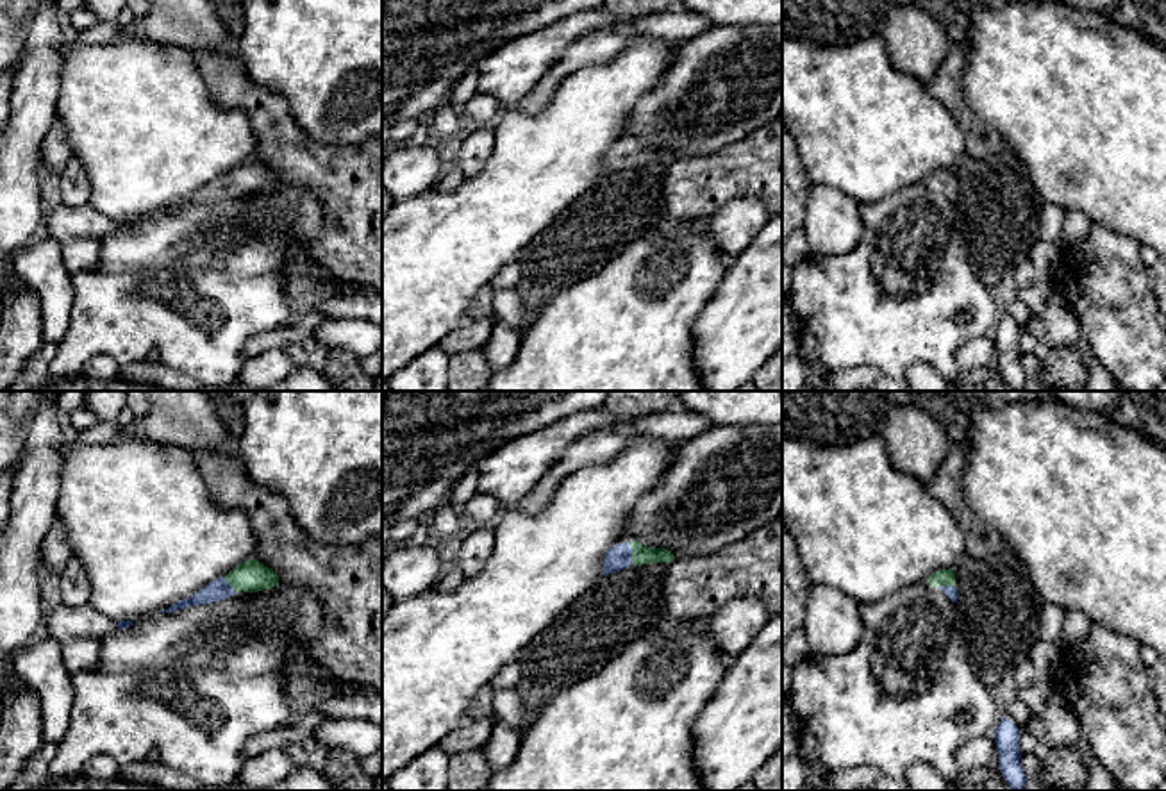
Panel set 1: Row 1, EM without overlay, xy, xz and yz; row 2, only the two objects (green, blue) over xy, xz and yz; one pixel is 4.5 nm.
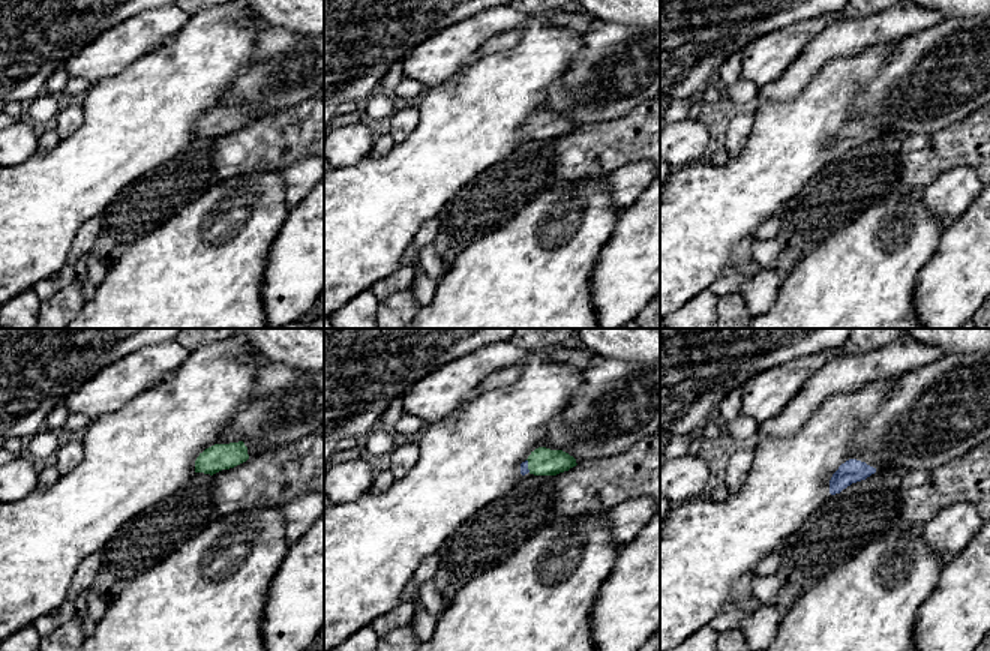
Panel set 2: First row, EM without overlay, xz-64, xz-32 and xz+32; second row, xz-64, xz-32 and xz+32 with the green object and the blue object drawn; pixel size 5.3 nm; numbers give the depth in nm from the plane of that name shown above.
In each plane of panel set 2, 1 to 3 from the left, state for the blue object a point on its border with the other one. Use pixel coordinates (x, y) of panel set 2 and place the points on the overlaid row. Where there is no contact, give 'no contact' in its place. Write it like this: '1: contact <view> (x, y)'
1: no contact
2: contact xz-32 (528, 465)
3: no contact

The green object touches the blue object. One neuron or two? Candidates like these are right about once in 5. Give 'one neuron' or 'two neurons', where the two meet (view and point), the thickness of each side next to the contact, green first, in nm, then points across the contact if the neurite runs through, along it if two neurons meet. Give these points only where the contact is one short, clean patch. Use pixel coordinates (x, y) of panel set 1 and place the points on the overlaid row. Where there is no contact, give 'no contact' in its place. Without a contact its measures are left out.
one neuron | xz (632, 554) | 80/110 nm | across xz (641, 554), (632, 554), (616, 557)

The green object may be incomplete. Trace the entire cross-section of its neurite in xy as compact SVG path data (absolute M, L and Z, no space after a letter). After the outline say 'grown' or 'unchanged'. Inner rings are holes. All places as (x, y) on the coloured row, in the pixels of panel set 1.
M250 559L236 566L234 570L230 570L225 577L220 577L209 582L191 598L179 600L168 609L162 609L159 612L175 612L189 605L204 605L204 604L220 602L220 600L234 596L237 591L257 593L262 589L271 589L277 584L279 584L279 577L271 568L261 564L257 559Z; grown

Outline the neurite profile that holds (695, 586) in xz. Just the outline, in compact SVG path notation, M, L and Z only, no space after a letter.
M782 518L727 548L666 564L662 602L670 621L709 618L737 596L762 598L771 616L782 612Z

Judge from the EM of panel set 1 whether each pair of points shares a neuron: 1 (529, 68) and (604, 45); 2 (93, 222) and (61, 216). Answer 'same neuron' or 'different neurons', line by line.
1: different neurons
2: same neuron

